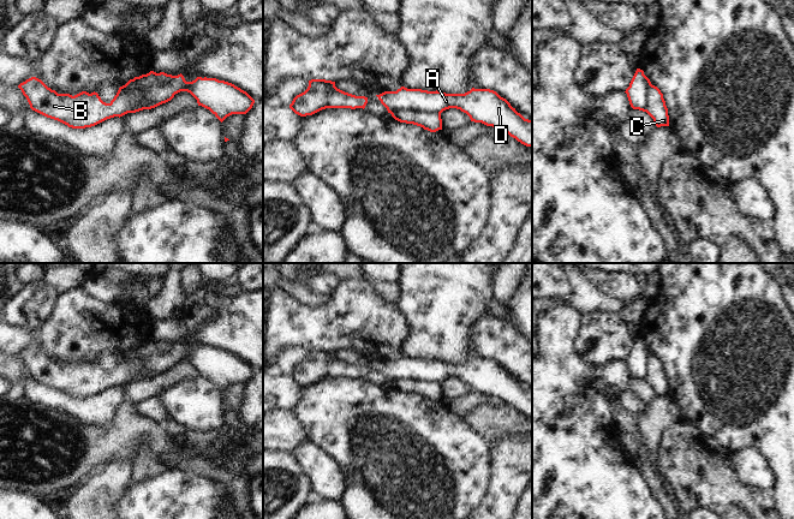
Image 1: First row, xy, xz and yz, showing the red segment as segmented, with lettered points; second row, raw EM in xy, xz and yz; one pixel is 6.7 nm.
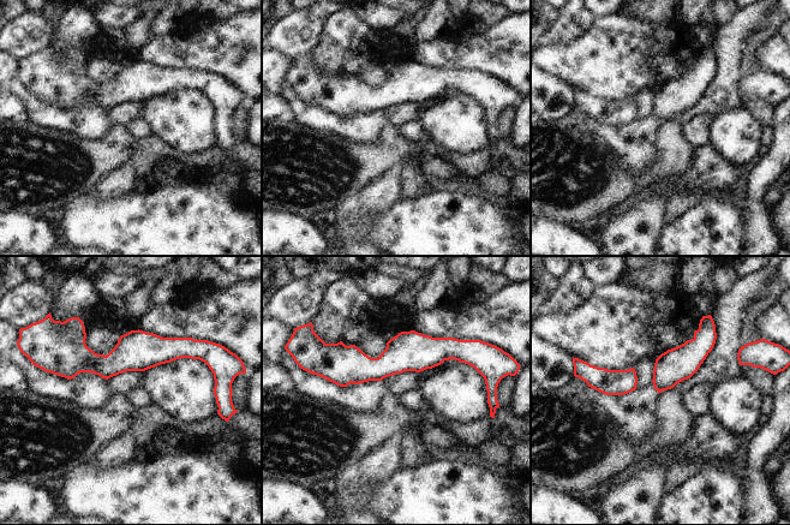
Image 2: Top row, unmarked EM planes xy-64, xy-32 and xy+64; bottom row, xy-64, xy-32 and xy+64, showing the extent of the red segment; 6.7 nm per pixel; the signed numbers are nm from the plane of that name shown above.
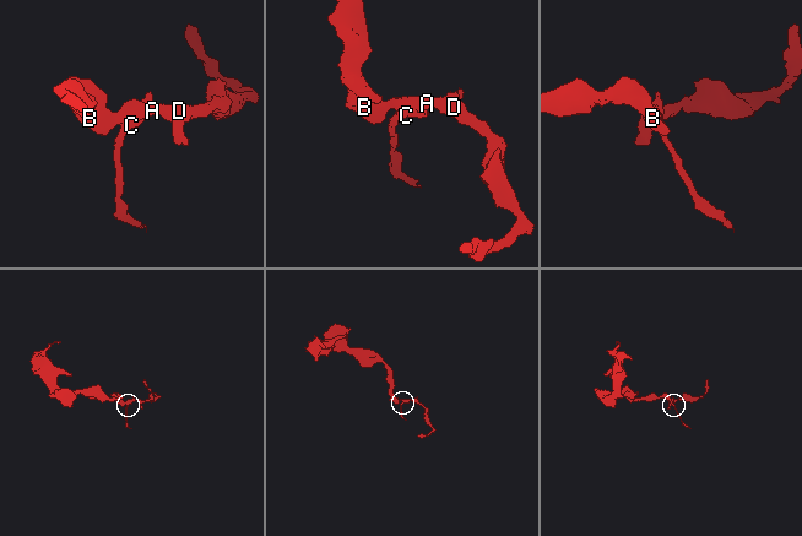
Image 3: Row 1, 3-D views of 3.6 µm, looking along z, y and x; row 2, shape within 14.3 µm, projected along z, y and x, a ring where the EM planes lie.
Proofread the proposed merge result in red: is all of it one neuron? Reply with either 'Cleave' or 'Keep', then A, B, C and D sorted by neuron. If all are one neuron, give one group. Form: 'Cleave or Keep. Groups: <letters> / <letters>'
Cleave. Groups: A B D / C.

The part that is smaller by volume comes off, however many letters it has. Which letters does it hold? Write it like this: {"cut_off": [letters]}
{"cut_off": ["C"]}

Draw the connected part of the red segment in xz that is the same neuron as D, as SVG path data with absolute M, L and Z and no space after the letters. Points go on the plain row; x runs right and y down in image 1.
M401 356L376 365L390 383L401 377L430 382L456 377L466 382L471 390L496 396L532 417L532 389L525 388L506 368L490 358L472 357L465 363L446 363Z

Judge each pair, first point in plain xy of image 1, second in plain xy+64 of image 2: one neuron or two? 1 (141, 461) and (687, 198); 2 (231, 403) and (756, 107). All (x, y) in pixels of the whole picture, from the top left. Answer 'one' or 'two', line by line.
1: one
2: one

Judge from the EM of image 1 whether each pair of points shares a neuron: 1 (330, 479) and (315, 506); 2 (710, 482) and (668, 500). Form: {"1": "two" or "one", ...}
{"1": "two", "2": "two"}

